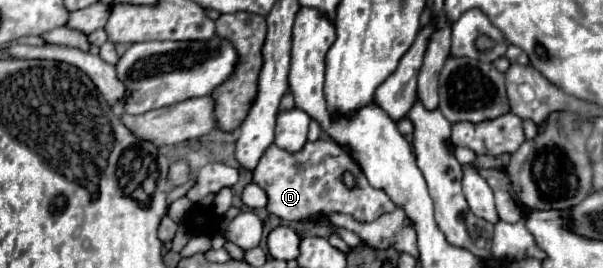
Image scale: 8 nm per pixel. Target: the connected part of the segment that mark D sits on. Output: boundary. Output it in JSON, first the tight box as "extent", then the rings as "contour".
{"extent":[254,139,396,223],"contour":[[[324,139],[306,143],[302,151],[294,155],[270,145],[254,169],[254,183],[268,193],[268,211],[284,221],[314,219],[318,213],[348,213],[358,221],[368,223],[378,219],[382,213],[396,209],[384,191],[368,185],[362,171],[358,171],[358,175],[362,175],[362,187],[354,187],[354,191],[342,187],[342,171],[346,171],[346,167],[350,167],[350,163],[334,151],[334,143],[326,143]]]}

